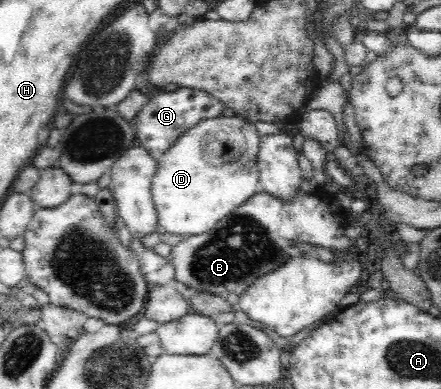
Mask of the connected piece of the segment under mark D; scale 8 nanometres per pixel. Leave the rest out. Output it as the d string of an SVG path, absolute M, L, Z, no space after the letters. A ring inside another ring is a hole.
M235 114L199 120L193 128L181 134L158 160L152 178L151 199L157 211L157 224L169 234L197 236L209 232L219 220L245 204L255 193L262 193L257 164L259 143L256 125ZM221 128L243 132L245 152L239 160L217 164L217 158L213 154L209 156L209 148L217 148L217 132Z

